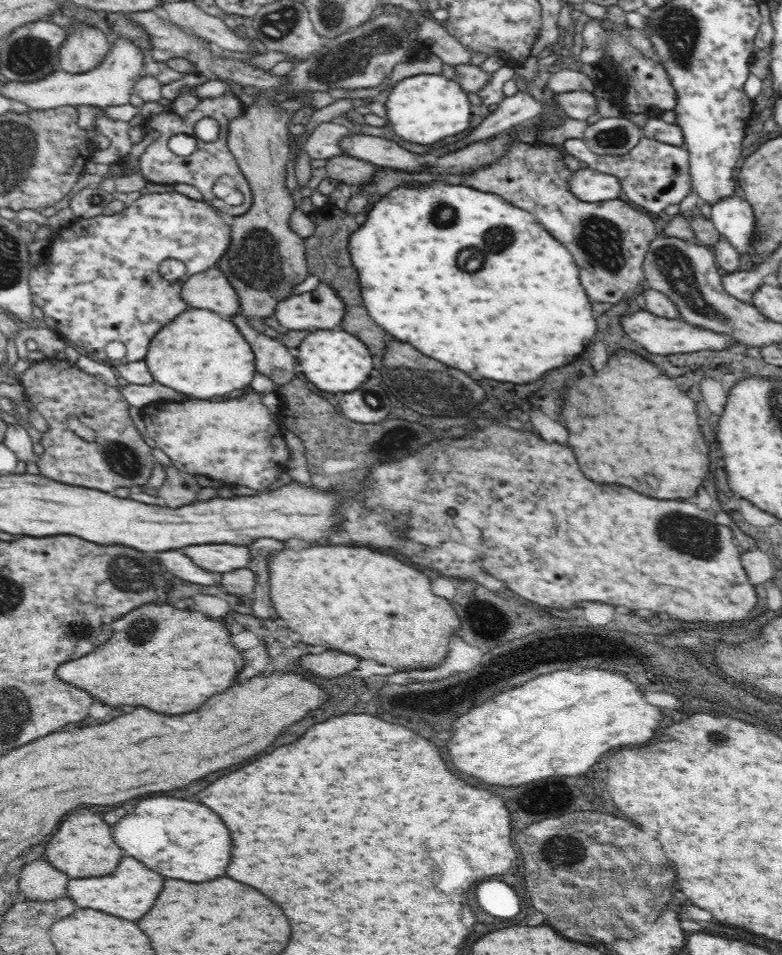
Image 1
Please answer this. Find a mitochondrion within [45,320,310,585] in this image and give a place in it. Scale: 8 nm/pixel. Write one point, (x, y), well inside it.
(120, 457)

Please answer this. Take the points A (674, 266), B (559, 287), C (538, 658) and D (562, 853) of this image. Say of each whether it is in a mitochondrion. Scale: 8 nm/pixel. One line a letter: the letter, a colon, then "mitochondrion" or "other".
A: mitochondrion
B: other
C: other
D: mitochondrion

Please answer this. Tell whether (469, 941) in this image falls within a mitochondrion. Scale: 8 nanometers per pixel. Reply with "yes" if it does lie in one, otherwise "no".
no

